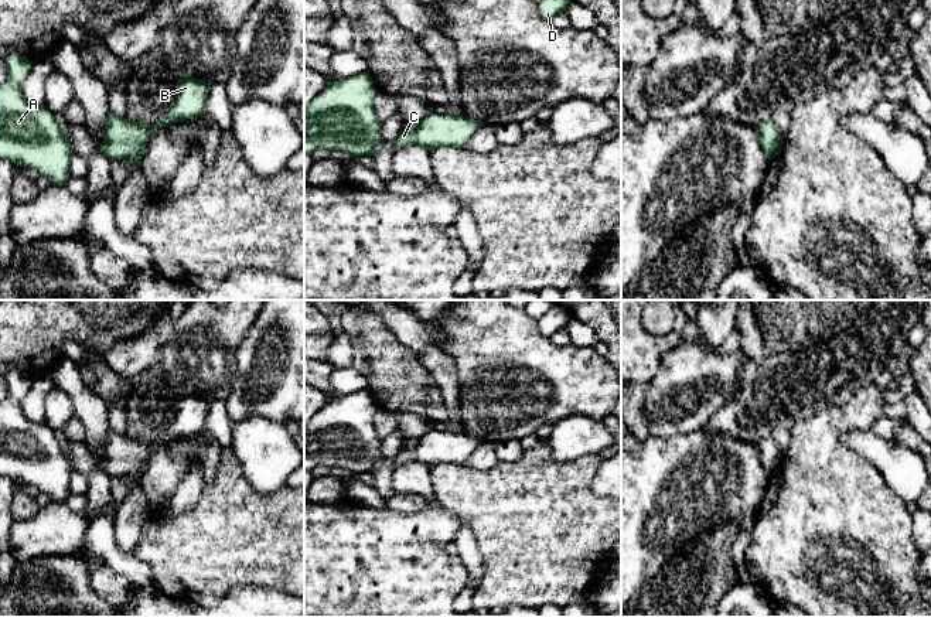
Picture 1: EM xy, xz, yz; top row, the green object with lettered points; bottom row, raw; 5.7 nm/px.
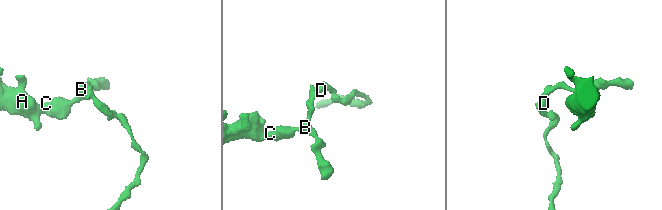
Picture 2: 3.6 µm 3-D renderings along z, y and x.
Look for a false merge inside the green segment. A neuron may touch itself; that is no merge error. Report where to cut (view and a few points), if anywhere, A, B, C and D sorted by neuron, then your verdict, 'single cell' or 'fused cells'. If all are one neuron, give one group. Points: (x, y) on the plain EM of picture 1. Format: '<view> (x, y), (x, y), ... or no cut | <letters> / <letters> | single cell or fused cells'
no cut | A B C D | single cell

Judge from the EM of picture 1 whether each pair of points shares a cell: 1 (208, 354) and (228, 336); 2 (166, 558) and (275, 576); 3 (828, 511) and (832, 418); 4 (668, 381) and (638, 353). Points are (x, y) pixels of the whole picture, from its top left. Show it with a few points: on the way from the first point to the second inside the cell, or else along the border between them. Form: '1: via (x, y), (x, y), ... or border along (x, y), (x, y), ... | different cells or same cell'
1: via (212, 350), (224, 338) | same cell
2: via (193, 558), (248, 558) | same cell
3: via (828, 488), (828, 440) | same cell
4: border along (678, 343), (662, 355), (657, 372), (647, 385) | different cells

